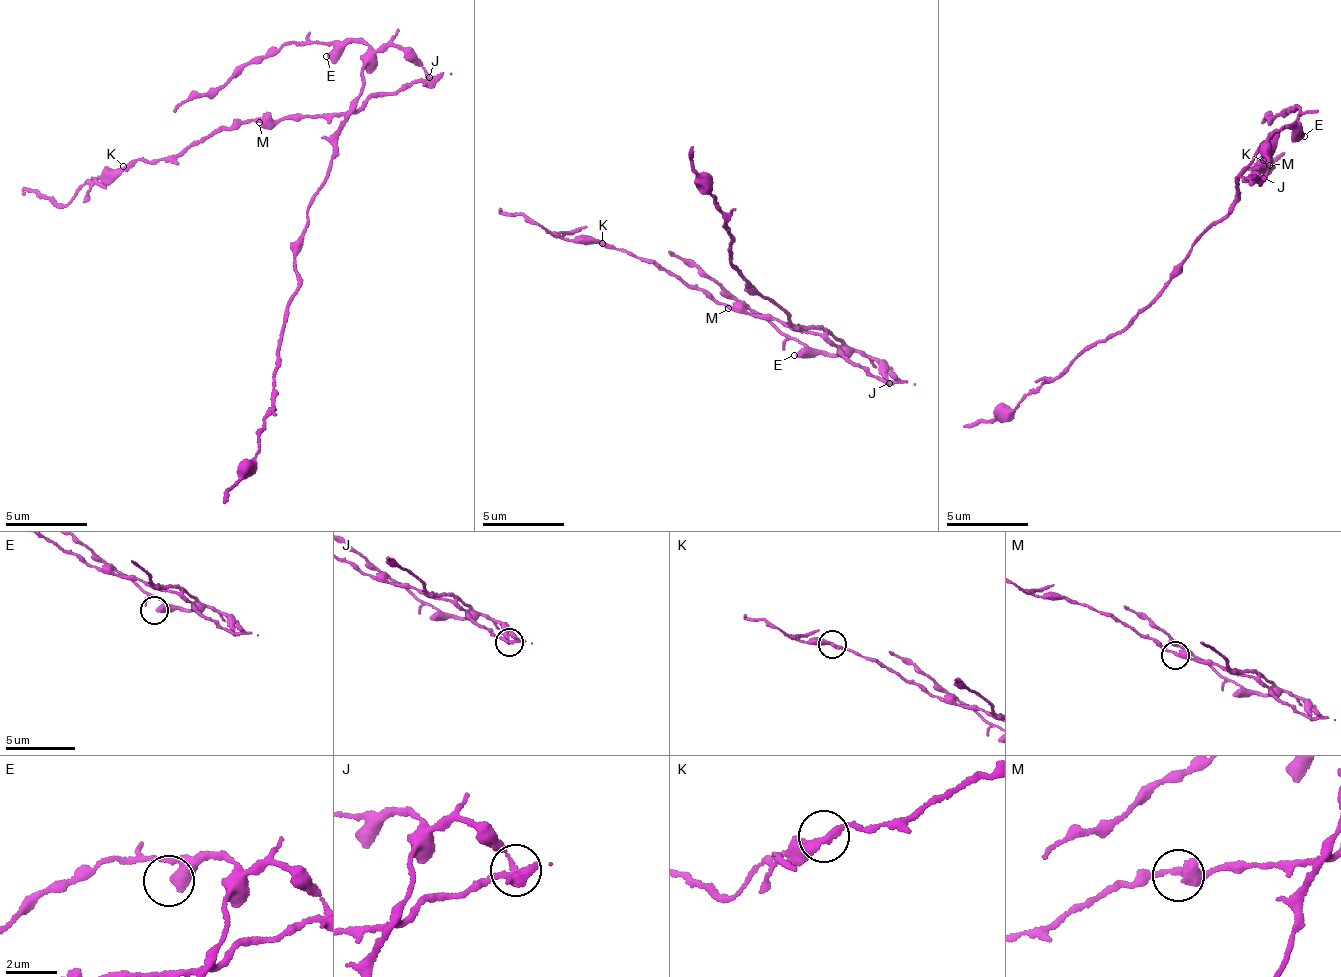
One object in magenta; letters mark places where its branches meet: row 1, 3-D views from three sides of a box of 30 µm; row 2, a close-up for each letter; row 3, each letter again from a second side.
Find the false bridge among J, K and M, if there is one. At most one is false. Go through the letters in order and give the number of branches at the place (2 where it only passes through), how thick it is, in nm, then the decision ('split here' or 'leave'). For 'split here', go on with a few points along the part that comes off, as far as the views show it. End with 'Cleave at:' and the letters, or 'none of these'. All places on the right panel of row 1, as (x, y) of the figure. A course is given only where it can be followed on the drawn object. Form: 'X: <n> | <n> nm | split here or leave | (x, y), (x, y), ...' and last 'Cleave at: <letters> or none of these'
J: 2 | 340 nm | split here | (1262, 179), (1271, 165), (1269, 137), (1240, 177), (1229, 213), (1190, 247), (1163, 294), (1010, 409), (961, 425)
K: 2 | 320 nm | leave
M: 2 | 340 nm | leave
Cleave at: J

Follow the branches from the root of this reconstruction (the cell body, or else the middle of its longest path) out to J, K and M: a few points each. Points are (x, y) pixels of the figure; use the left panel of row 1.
J: (332, 150), (334, 130), (371, 97), (394, 96), (416, 82), (424, 83), (429, 79)
K: (332, 150), (343, 115), (288, 113), (274, 121), (237, 118), (171, 157), (134, 158), (123, 166)
M: (332, 150), (334, 130), (345, 121), (343, 115), (288, 113), (274, 121), (263, 119), (259, 122)

